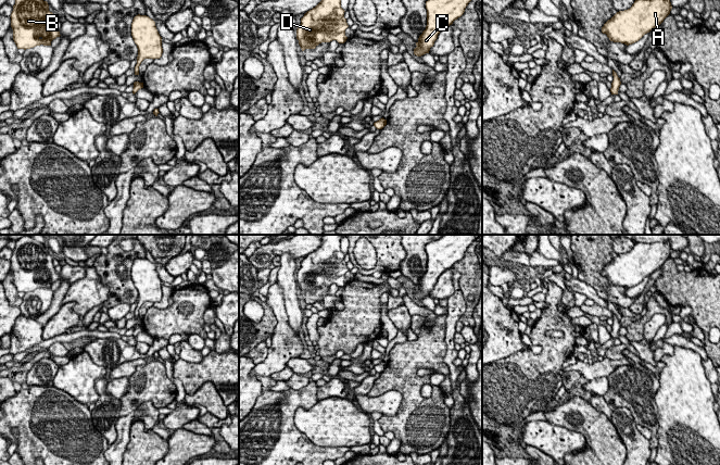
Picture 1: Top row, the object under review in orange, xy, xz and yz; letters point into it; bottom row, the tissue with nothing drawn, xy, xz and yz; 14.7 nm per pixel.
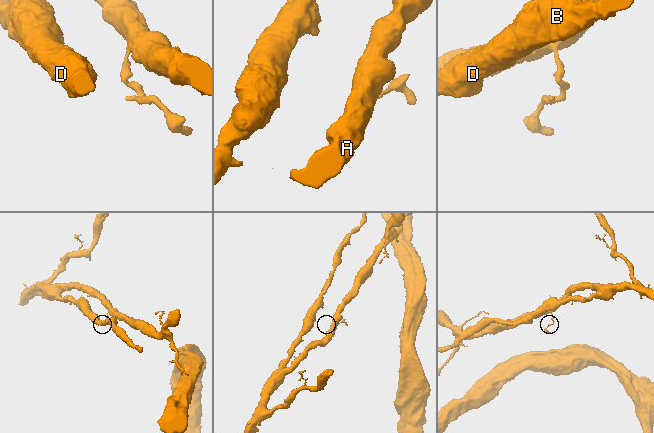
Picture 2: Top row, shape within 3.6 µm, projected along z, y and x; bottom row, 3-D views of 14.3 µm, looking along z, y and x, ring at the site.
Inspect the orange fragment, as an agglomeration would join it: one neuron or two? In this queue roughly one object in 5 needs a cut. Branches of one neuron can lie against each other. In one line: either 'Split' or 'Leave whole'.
Leave whole

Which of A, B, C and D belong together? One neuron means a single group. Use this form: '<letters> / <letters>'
A B C D

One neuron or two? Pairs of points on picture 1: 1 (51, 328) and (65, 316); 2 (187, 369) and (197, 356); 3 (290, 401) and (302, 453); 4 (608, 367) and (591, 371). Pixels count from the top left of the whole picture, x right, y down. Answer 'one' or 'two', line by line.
1: one
2: two
3: one
4: one

